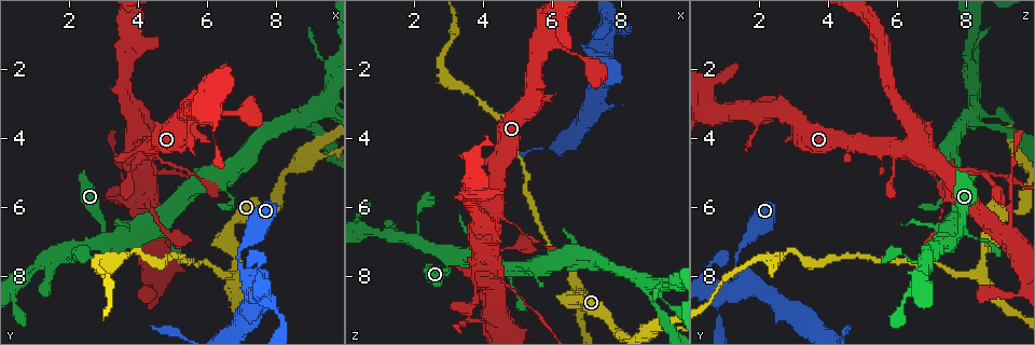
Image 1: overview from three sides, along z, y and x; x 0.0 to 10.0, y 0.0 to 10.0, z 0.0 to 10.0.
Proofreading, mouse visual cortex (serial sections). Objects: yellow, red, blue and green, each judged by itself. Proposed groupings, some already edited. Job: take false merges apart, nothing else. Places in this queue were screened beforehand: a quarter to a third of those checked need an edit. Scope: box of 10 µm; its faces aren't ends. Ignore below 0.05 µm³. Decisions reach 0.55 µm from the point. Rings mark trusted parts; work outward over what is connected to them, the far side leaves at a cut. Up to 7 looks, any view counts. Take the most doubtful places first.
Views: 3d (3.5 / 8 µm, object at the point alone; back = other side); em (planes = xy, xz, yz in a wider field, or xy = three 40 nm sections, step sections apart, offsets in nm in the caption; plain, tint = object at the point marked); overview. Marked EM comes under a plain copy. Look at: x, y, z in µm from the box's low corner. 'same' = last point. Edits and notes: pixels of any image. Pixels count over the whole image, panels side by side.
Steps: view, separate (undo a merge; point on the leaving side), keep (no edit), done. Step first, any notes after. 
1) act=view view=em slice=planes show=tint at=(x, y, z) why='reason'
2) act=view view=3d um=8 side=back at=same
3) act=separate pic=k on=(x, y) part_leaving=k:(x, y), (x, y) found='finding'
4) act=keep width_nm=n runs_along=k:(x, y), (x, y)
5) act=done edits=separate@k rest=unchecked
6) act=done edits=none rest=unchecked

act=view view=3d um=8 at=(6.75, 8.05, 8.45) why='branch point'

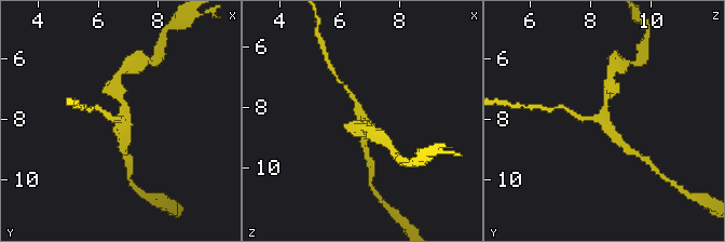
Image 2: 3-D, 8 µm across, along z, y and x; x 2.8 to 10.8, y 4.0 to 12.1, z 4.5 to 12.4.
act=view view=em slice=xy step=5 show=tint at=same arms=3 arm_widths_nm=200,250,300 why='now the EM'

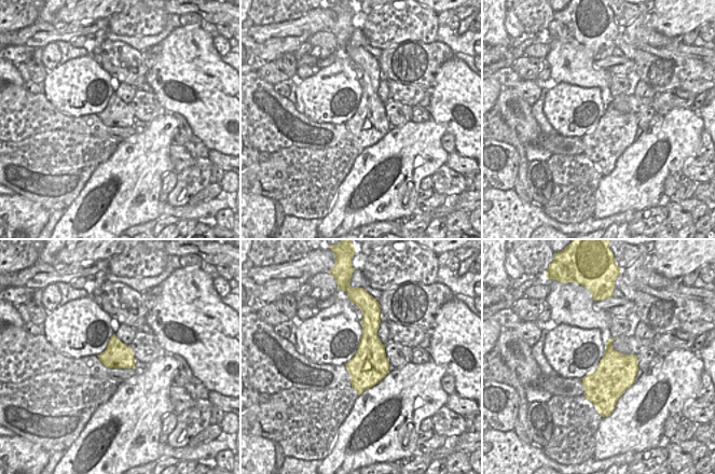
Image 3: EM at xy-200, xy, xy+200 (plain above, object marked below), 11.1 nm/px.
act=keep runs_along=2:(610, 91), (603, 119), (576, 118) found='continuous, no second cell'

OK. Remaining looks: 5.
act=view view=3d um=3.5 side=back at=(7.80, 8.75, 0.85) why='four or more arms meet'

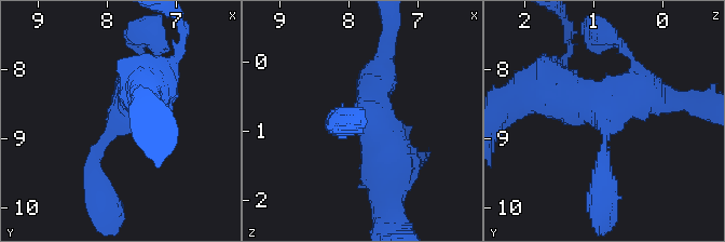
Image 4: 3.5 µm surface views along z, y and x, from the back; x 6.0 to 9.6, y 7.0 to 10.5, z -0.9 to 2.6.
act=view view=em slice=xy step=2 show=tint at=(7.70, 8.75, 0.80)

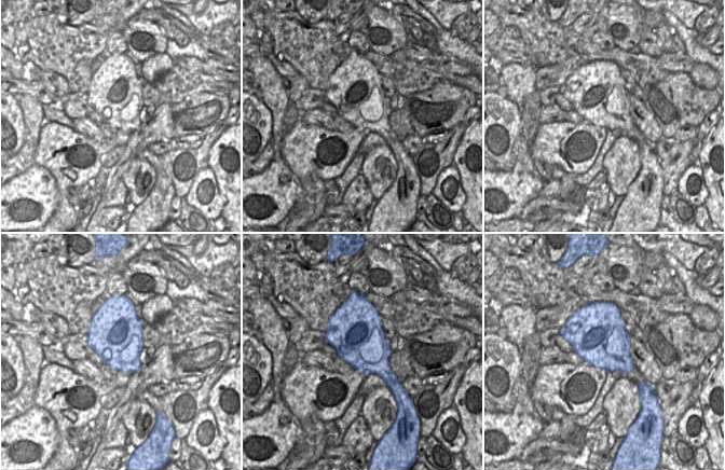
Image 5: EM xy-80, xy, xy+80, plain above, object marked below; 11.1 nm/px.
act=keep arms=4 runs_along=4:(395, 171), (382, 102) found='one cell here'

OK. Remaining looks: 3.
act=view view=3d um=3.5 at=(2.15, 7.25, 6.00) why='sharp bend'

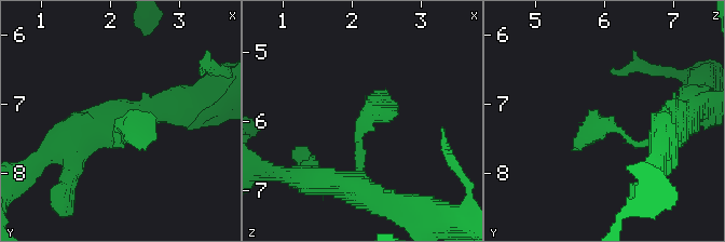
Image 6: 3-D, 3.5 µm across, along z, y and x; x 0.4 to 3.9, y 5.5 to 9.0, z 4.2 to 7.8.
act=view view=em slice=xy step=1 show=tint at=(2.20, 7.35, 6.00) why='need the tissue'

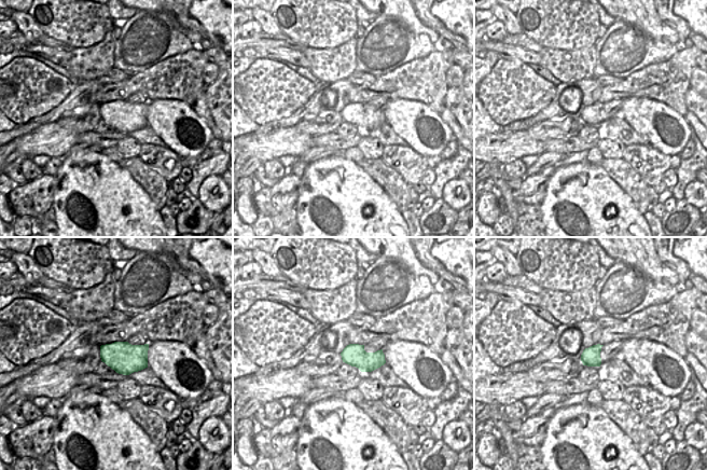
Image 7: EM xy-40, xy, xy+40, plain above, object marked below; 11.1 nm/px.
act=view view=em slice=xy step=2 show=tint at=same why='another direction'

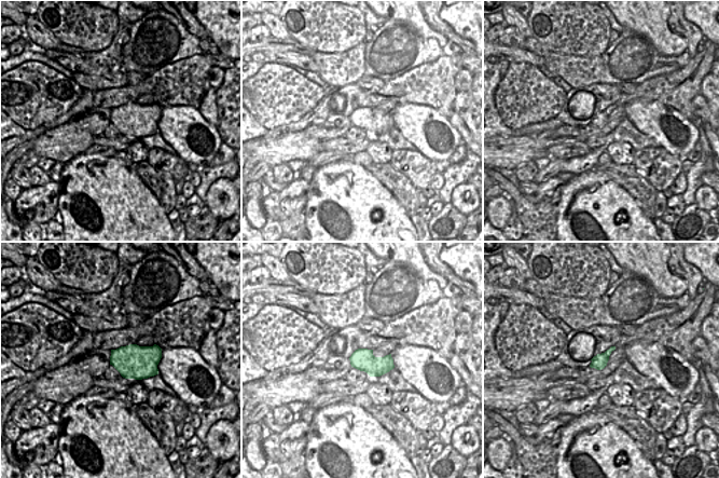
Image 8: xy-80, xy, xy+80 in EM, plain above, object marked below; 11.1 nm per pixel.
act=keep runs_along=6:(361, 177), (358, 133), (387, 92) found='continuous, no second cell'

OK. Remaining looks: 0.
act=done edits=none rest=unchecked

